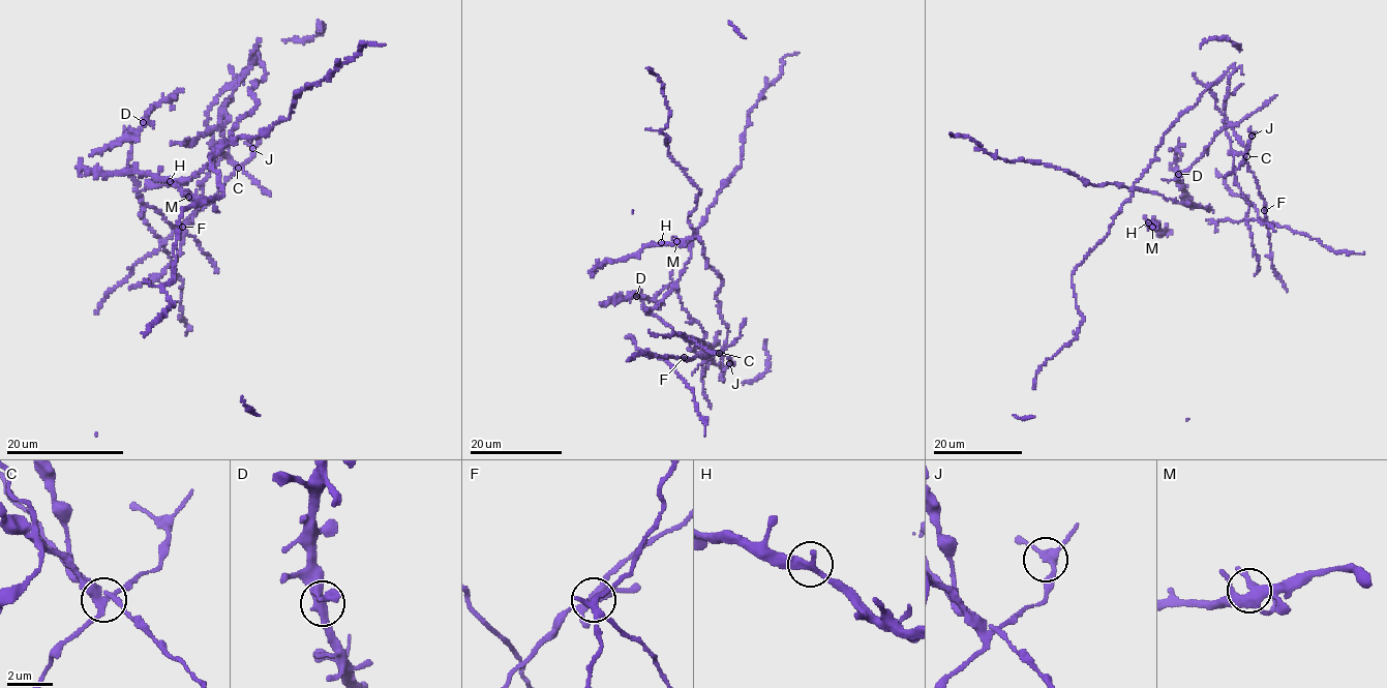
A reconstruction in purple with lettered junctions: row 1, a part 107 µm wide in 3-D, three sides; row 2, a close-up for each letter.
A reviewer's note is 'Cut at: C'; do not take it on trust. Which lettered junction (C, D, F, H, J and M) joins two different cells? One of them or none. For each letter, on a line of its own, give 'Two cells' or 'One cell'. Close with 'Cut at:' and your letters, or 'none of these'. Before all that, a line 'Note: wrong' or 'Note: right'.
Note: right
C: Two cells
D: One cell
F: One cell
H: One cell
J: One cell
M: One cell
Cut at: C

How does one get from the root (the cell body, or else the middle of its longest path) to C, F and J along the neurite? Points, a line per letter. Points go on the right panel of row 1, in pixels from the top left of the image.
C: (1164, 135), (1179, 115), (1234, 66), (1224, 123), (1231, 149), (1245, 156)
F: (1164, 135), (1179, 115), (1234, 66), (1226, 99), (1225, 132), (1231, 149), (1245, 157), (1264, 210)
J: (1164, 135), (1233, 66), (1224, 123), (1231, 149), (1245, 155), (1252, 137)

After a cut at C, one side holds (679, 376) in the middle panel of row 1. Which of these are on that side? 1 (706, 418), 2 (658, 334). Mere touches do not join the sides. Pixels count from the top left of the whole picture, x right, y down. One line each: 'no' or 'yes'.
1: yes
2: no

